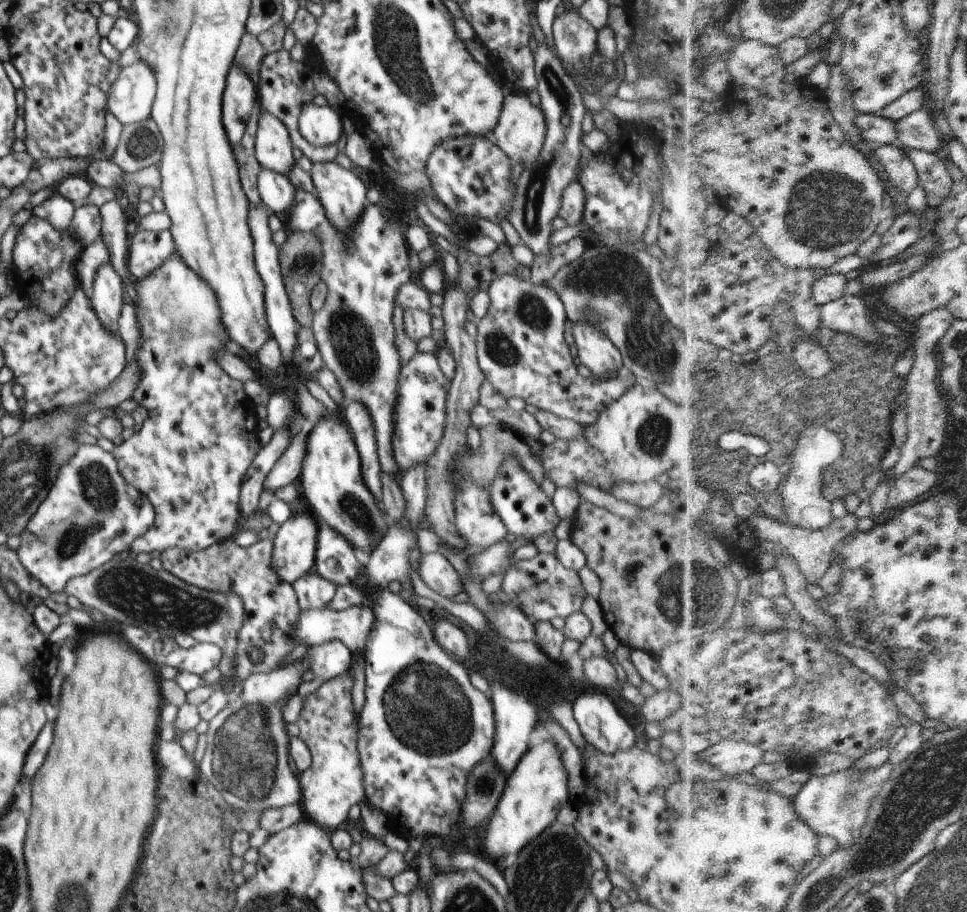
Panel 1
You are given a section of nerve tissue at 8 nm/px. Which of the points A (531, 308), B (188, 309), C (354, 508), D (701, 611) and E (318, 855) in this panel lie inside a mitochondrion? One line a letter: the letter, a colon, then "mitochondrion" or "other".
A: mitochondrion
B: mitochondrion
C: mitochondrion
D: mitochondrion
E: other

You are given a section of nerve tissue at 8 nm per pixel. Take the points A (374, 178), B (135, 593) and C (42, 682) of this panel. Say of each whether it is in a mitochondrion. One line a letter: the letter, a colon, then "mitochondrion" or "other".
A: other
B: mitochondrion
C: other

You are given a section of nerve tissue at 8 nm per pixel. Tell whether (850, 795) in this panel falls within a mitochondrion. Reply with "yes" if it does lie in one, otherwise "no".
yes

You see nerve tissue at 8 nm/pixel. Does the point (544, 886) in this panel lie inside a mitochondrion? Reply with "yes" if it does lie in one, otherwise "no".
yes

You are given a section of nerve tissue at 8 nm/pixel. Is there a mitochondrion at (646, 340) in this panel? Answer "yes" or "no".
yes

